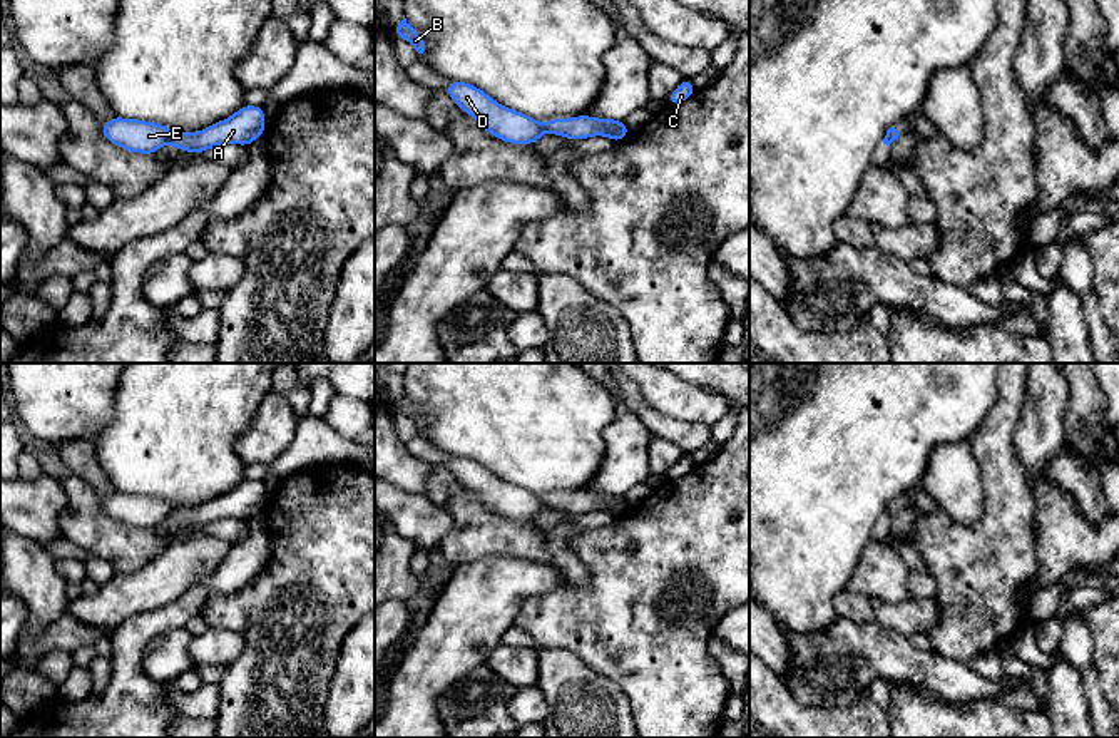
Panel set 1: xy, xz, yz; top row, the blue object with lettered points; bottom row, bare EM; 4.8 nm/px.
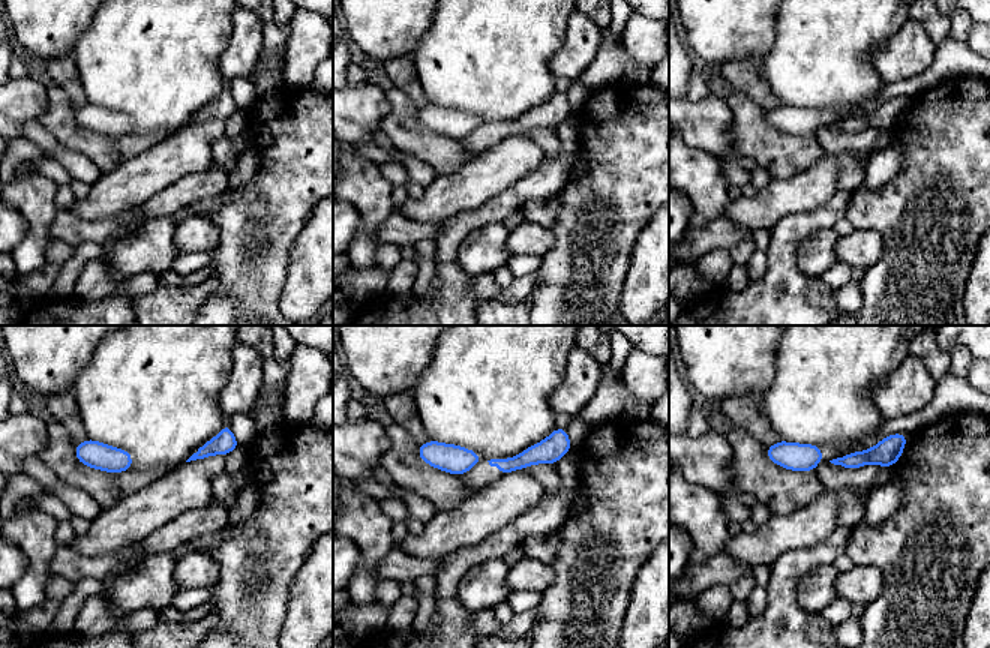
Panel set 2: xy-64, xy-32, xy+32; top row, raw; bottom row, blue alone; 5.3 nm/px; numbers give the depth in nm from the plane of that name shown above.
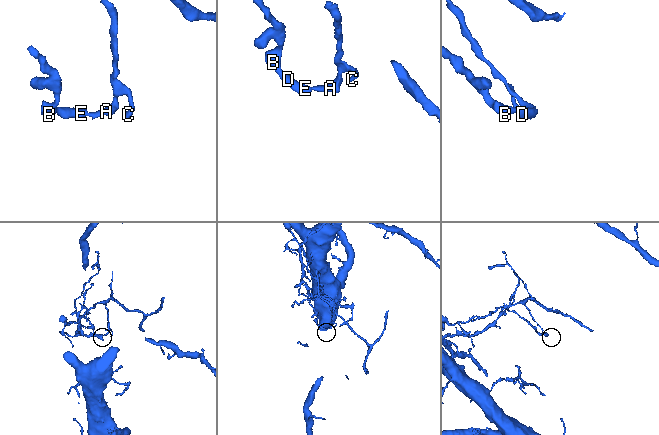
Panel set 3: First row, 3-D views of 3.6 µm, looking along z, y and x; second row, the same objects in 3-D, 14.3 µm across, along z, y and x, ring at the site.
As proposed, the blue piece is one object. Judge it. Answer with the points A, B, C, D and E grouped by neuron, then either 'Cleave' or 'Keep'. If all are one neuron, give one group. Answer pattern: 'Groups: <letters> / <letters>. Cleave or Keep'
Groups: A C / B D E. Cleave

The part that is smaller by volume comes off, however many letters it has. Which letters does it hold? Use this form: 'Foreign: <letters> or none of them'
Foreign: A, C

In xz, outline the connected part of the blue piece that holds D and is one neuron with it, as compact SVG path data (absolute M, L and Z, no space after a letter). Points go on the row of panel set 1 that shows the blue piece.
M450 80L445 92L487 132L508 144L535 144L545 132L537 119L500 105L483 90L467 82Z

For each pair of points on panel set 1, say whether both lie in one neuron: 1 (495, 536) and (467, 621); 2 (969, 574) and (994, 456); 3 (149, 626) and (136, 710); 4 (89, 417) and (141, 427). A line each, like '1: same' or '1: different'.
1: different
2: same
3: same
4: different

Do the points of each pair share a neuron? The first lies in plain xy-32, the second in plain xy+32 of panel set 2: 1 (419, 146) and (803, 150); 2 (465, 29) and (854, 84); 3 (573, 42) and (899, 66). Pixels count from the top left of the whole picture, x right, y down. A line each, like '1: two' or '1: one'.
1: one
2: one
3: one

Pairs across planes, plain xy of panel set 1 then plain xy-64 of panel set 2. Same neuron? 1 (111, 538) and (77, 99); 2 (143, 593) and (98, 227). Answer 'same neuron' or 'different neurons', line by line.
1: different neurons
2: different neurons

